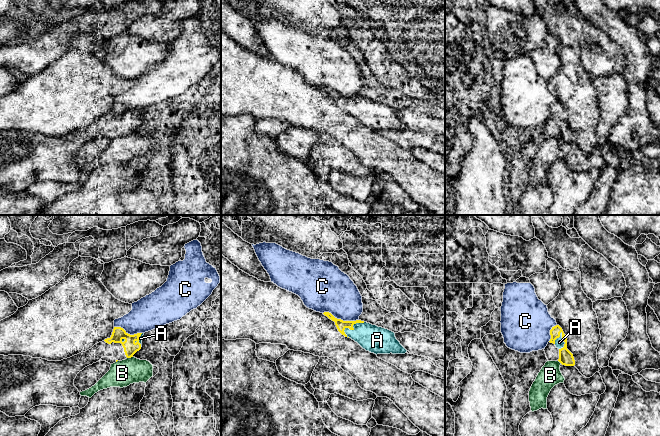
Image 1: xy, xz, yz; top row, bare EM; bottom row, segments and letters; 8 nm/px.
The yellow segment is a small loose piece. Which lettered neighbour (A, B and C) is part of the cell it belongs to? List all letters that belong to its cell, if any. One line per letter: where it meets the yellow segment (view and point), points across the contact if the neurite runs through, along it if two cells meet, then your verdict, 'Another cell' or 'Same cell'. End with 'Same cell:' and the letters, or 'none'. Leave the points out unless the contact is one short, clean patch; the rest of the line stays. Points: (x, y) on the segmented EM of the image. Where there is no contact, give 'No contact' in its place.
A: Touches yellow at xz (352, 326). Path across: xz (340, 324), (342, 326), (352, 326), (356, 330), (377, 340). Same cell
B: Touches yellow at xy (129, 357). Boundary: xy (132, 356), (127, 358). Another cell
C: Touches yellow at xz (340, 319). Boundary: xz (323, 312), (329, 312), (343, 320), (358, 320). Another cell
Same cell: A

